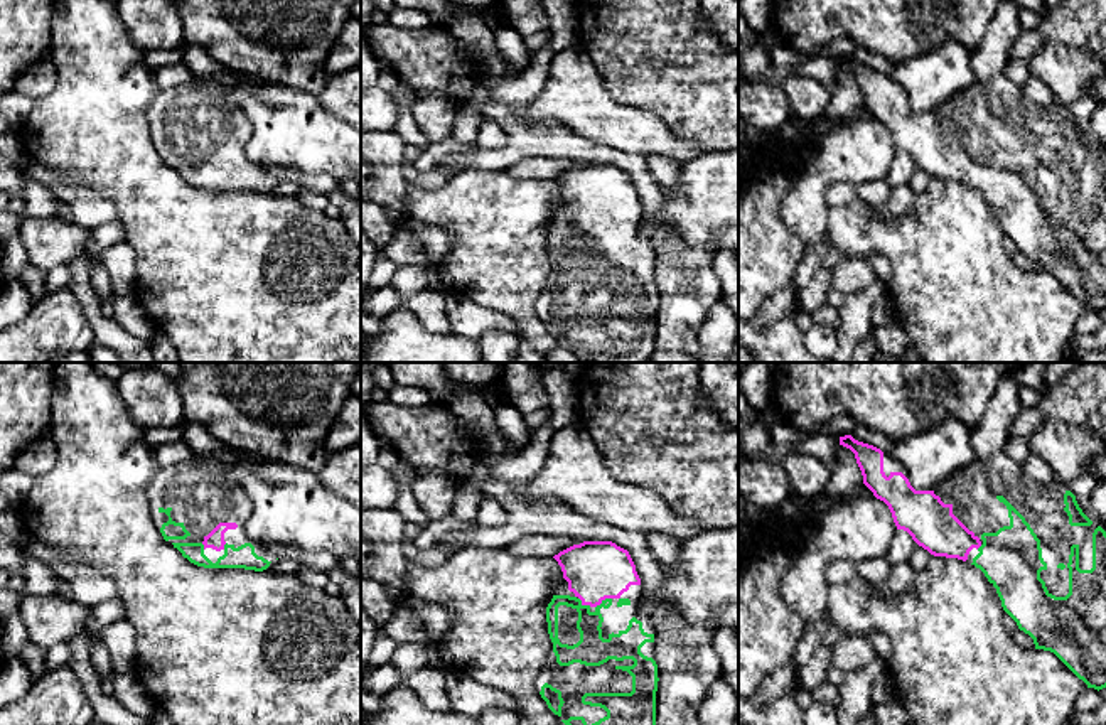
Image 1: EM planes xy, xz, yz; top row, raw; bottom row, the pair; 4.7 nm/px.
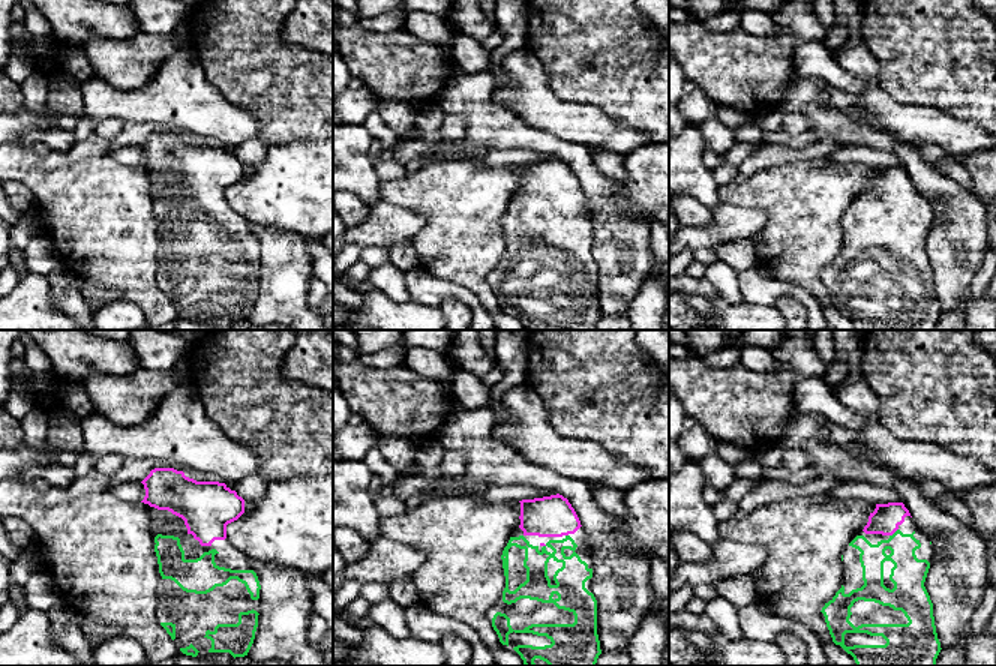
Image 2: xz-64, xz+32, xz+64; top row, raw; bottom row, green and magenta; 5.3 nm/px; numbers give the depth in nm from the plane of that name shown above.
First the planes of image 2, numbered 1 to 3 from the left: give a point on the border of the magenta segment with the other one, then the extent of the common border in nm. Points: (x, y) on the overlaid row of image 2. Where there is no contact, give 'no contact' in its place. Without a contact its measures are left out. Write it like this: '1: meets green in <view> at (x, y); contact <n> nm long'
1: no contact
2: meets green in xz+32 at (546, 545); contact 30 nm long
3: meets green in xz+64 at (894, 533); contact 60 nm long

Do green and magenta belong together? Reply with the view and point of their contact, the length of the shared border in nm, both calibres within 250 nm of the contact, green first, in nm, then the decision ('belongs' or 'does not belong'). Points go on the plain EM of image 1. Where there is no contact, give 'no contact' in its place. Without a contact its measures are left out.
meets green in xz at (602, 223); contact 90 nm long; 160 nm thick on the green side, 280 nm on the other; belongs

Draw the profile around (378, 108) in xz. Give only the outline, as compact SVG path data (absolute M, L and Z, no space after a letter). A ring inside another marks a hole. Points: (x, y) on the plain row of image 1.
M371 86L361 89L361 130L391 132L398 120L398 106L391 94L383 88Z

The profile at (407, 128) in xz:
M396 84L391 89L391 94L398 106L398 120L395 125L395 132L410 147L410 153L418 153L430 145L430 140L418 128L411 113L411 106L416 96L410 89L406 89L403 84Z

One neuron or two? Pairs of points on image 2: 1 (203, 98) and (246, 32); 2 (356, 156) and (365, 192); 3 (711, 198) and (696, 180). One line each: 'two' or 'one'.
1: two
2: one
3: one

